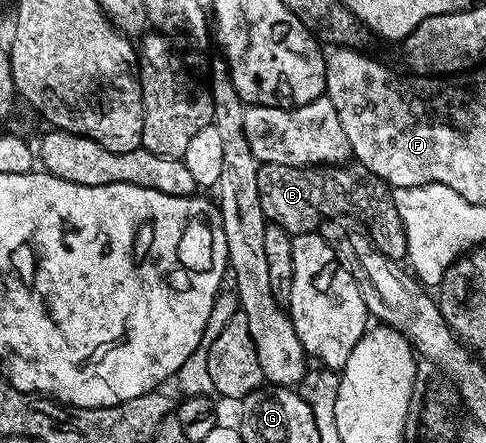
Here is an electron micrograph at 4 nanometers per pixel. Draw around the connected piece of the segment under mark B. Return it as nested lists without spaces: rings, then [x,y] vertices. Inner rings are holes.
[[[358,162],[306,166],[261,163],[257,180],[258,197],[266,220],[281,224],[287,232],[315,232],[325,218],[354,216],[363,224],[377,251],[397,262],[407,257],[408,243],[396,203],[392,200],[393,189],[366,170],[366,166]]]

